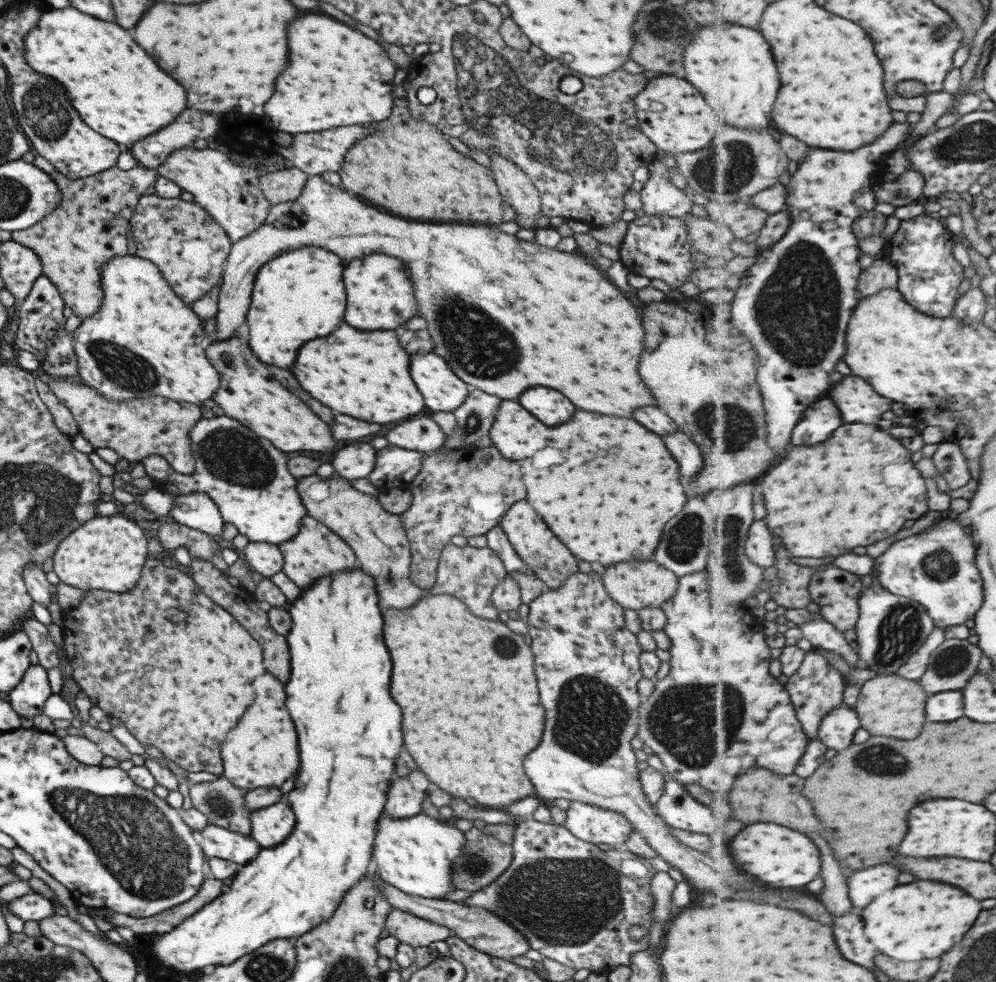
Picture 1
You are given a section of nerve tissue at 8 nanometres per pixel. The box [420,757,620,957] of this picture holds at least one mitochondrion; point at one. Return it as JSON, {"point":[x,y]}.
{"point":[476,864]}

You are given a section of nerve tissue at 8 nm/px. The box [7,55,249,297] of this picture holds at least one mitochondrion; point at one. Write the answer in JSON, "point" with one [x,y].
{"point":[46,117]}

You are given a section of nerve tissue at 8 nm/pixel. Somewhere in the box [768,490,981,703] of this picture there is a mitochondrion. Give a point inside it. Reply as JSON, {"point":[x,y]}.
{"point":[901,626]}

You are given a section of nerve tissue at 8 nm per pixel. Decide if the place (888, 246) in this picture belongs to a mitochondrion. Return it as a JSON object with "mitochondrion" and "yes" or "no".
{"mitochondrion":"no"}

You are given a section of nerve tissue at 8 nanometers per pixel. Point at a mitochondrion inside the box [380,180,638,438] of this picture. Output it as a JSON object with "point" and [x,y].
{"point":[482,346]}

